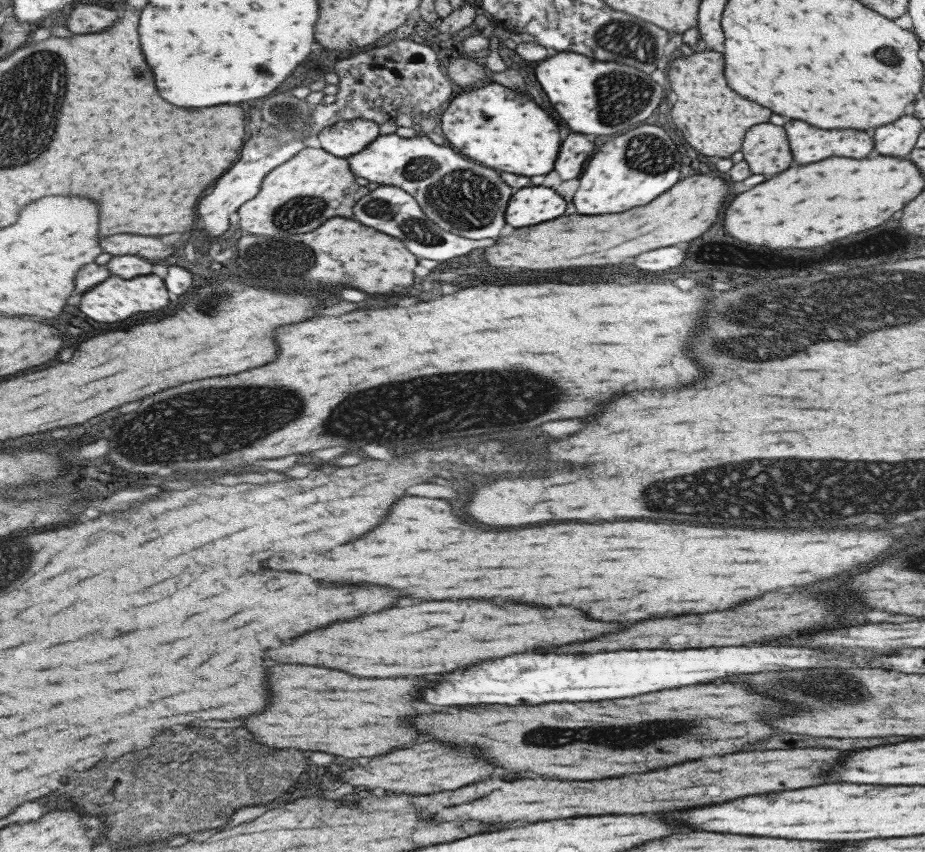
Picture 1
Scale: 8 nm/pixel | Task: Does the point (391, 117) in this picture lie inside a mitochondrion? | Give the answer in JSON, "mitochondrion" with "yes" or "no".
{"mitochondrion":"no"}

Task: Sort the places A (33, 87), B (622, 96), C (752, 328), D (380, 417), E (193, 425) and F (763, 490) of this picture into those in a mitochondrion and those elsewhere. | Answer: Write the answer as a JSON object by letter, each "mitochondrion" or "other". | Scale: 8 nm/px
{"A":"mitochondrion","B":"mitochondrion","C":"mitochondrion","D":"mitochondrion","E":"mitochondrion","F":"mitochondrion"}

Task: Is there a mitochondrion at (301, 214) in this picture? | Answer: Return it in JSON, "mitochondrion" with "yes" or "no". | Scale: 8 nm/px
{"mitochondrion":"yes"}

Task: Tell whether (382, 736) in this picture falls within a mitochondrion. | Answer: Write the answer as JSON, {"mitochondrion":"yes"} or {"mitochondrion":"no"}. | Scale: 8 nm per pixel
{"mitochondrion":"no"}

